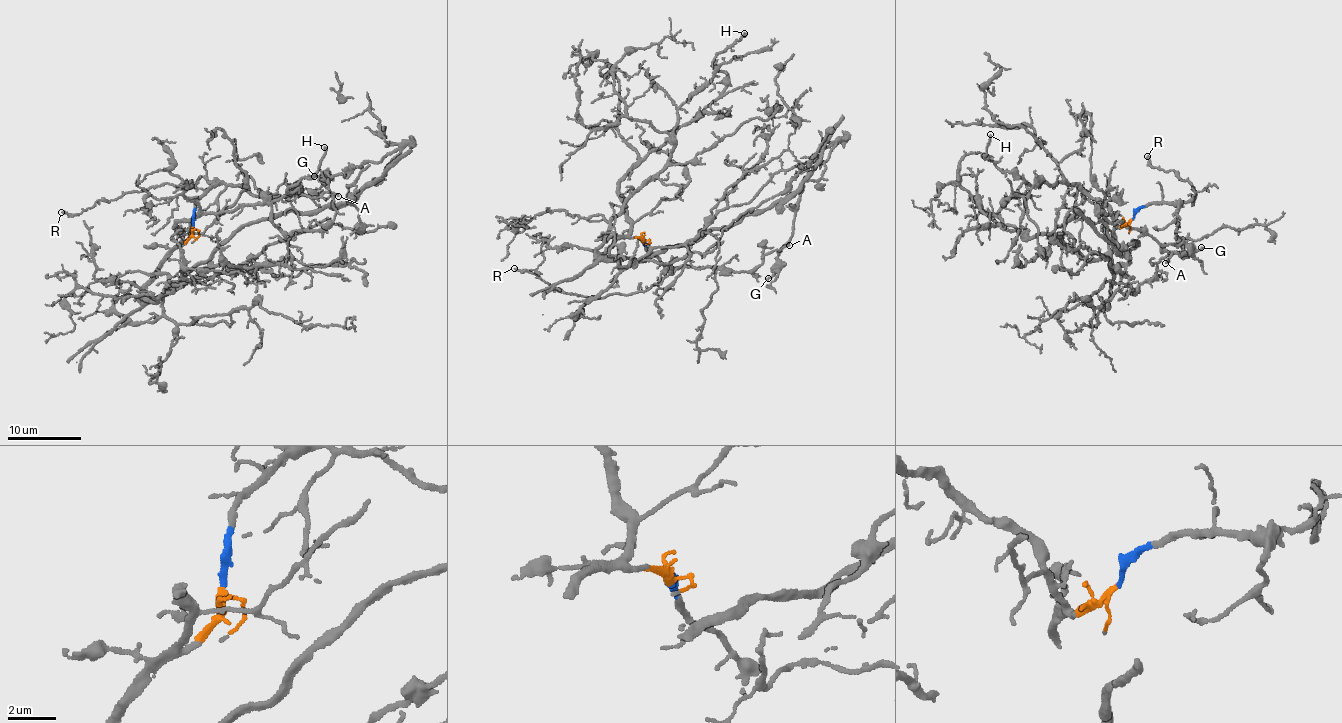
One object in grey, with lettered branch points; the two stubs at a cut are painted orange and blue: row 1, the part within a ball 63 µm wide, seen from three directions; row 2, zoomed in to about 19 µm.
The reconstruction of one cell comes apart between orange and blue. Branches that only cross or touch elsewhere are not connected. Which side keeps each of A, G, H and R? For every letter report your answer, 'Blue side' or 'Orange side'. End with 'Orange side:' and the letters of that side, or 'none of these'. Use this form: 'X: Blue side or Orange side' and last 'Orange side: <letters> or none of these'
A: Blue side
G: Orange side
H: Orange side
R: Blue side
Orange side: G, H

